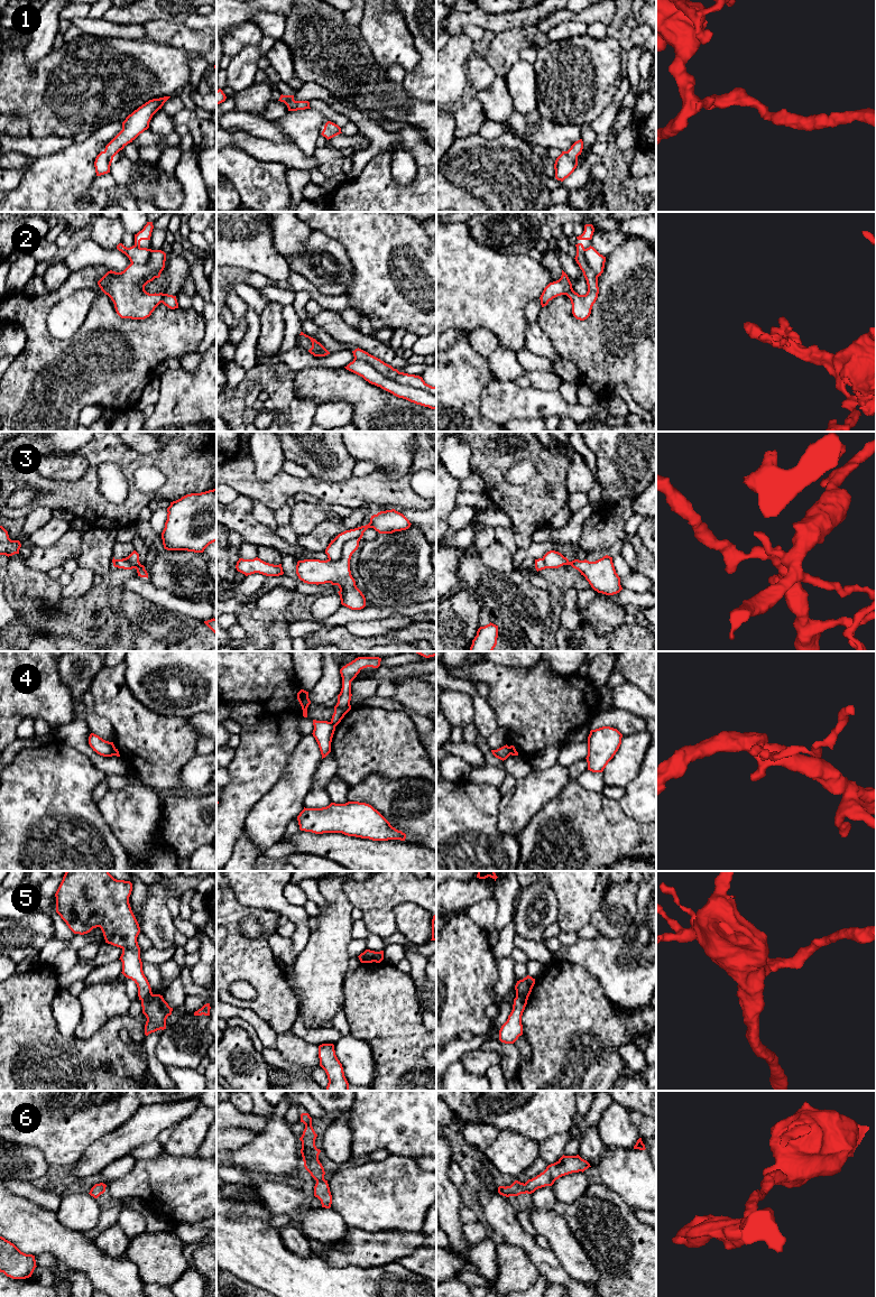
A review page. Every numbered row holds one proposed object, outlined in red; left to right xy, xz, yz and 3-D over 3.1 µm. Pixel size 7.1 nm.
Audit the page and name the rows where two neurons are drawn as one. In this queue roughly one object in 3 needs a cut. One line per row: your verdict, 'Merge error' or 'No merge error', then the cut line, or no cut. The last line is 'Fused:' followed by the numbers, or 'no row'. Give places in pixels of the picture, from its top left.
1: No merge error. No split
2: Merge error. Split along xz (353, 359), (368, 362), (393, 380), (420, 387), (435, 396)
3: Merge error. Split along xz (359, 538), (350, 538), (342, 555), (329, 559)
4: Merge error. Split along xz (331, 721), (335, 725)
5: Merge error. Split along yz (516, 996), (527, 998)
6: No merge error. No split
Fused: 2, 3, 4, 5

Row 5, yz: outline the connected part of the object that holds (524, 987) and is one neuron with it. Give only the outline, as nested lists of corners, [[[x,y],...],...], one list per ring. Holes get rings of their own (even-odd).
[[[527,975],[523,980],[517,981],[515,985],[516,997],[528,998],[535,984],[535,979]]]

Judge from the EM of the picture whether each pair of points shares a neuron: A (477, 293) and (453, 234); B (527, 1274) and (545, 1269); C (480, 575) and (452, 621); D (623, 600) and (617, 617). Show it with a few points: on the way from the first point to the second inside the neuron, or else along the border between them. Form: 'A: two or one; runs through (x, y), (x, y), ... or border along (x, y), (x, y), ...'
A: one; runs through (462, 278), (453, 269), (453, 249)
B: two; border along (523, 1250), (540, 1274)
C: two; border along (468, 590), (472, 594)
D: two; border along (605, 595), (624, 607)

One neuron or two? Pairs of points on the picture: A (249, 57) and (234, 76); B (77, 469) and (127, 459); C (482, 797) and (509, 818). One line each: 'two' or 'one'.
A: one
B: two
C: two

